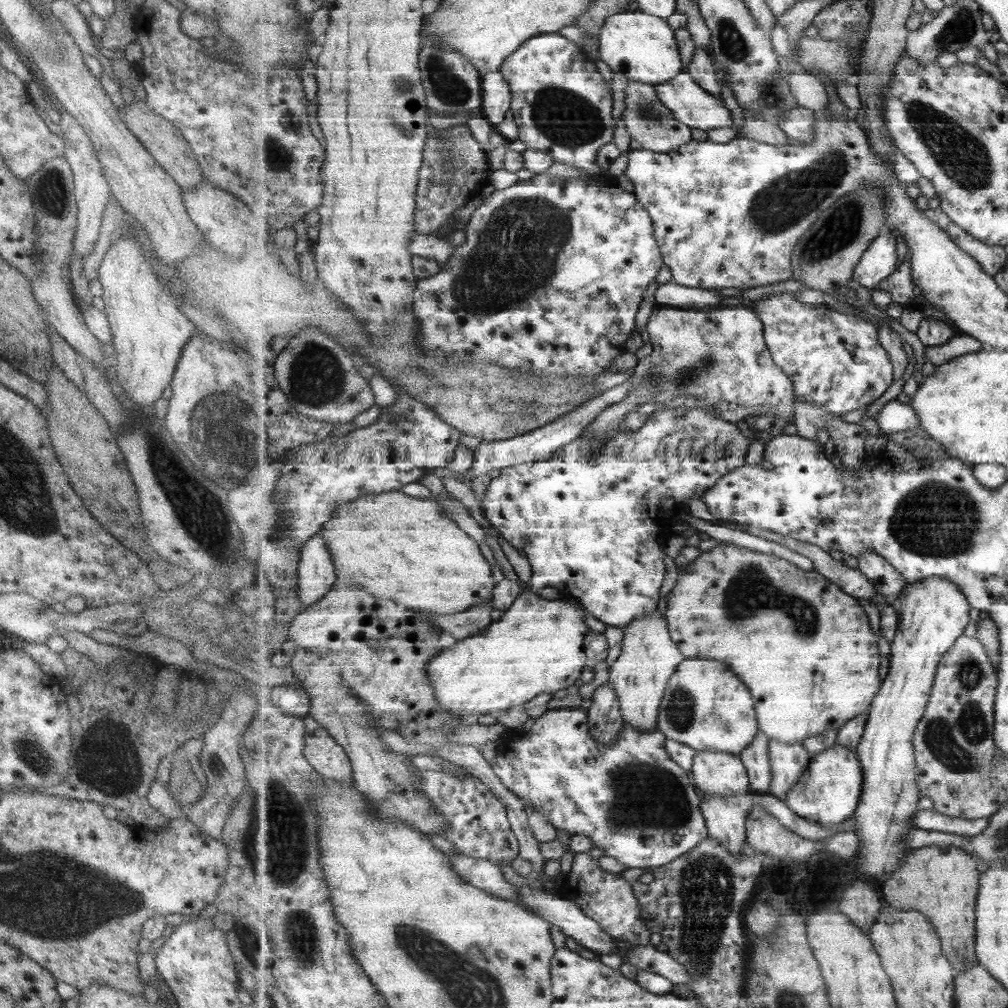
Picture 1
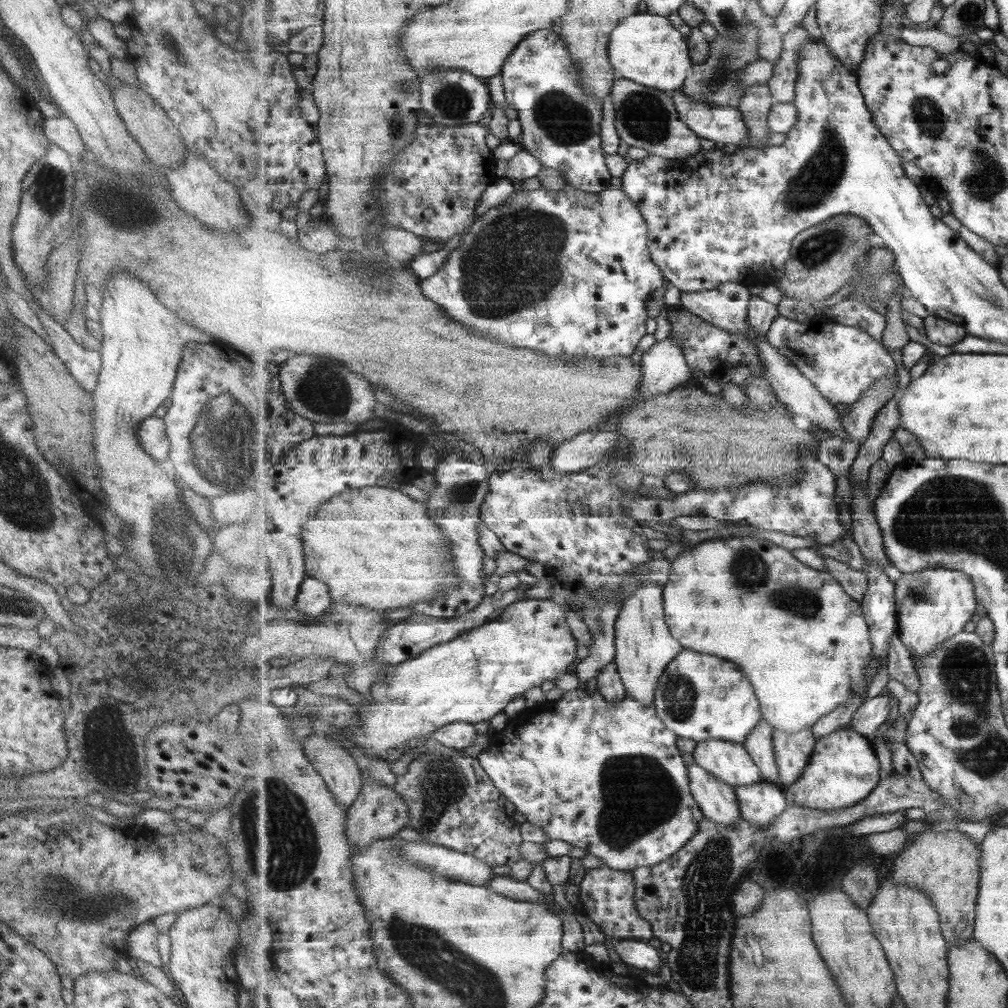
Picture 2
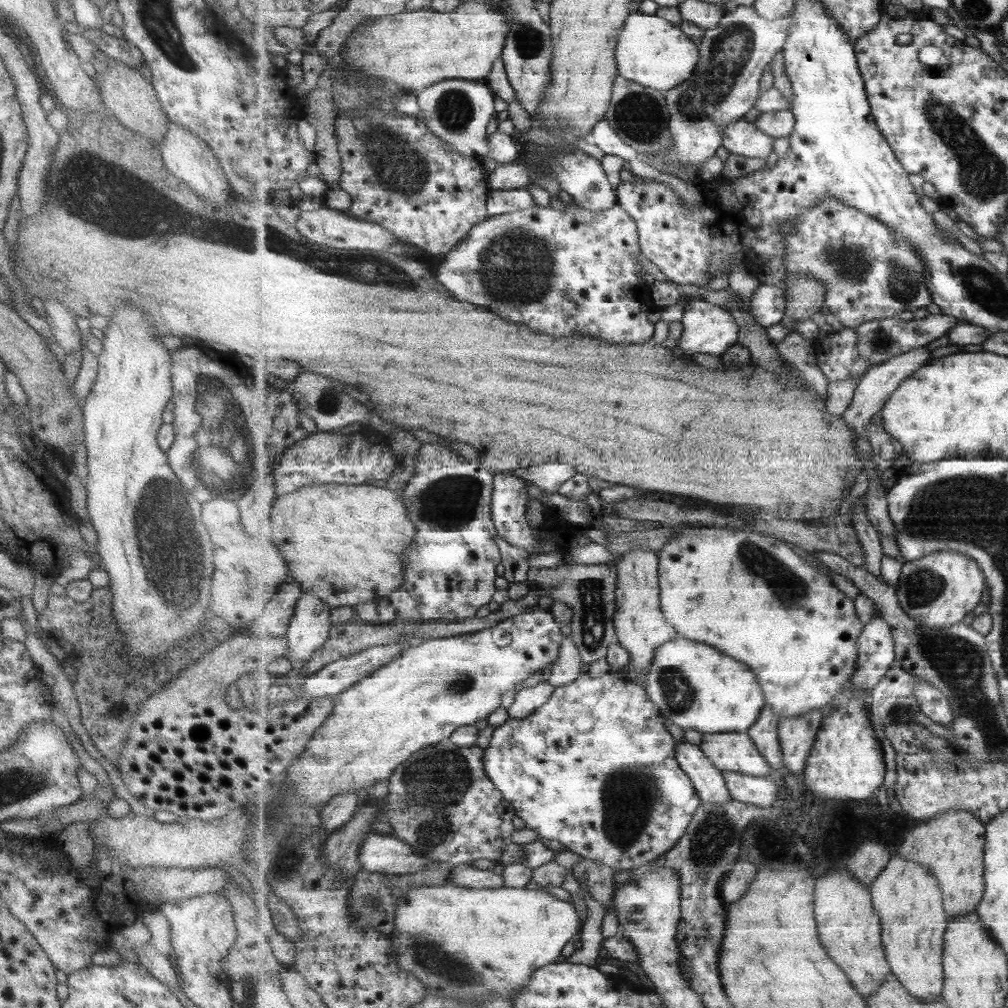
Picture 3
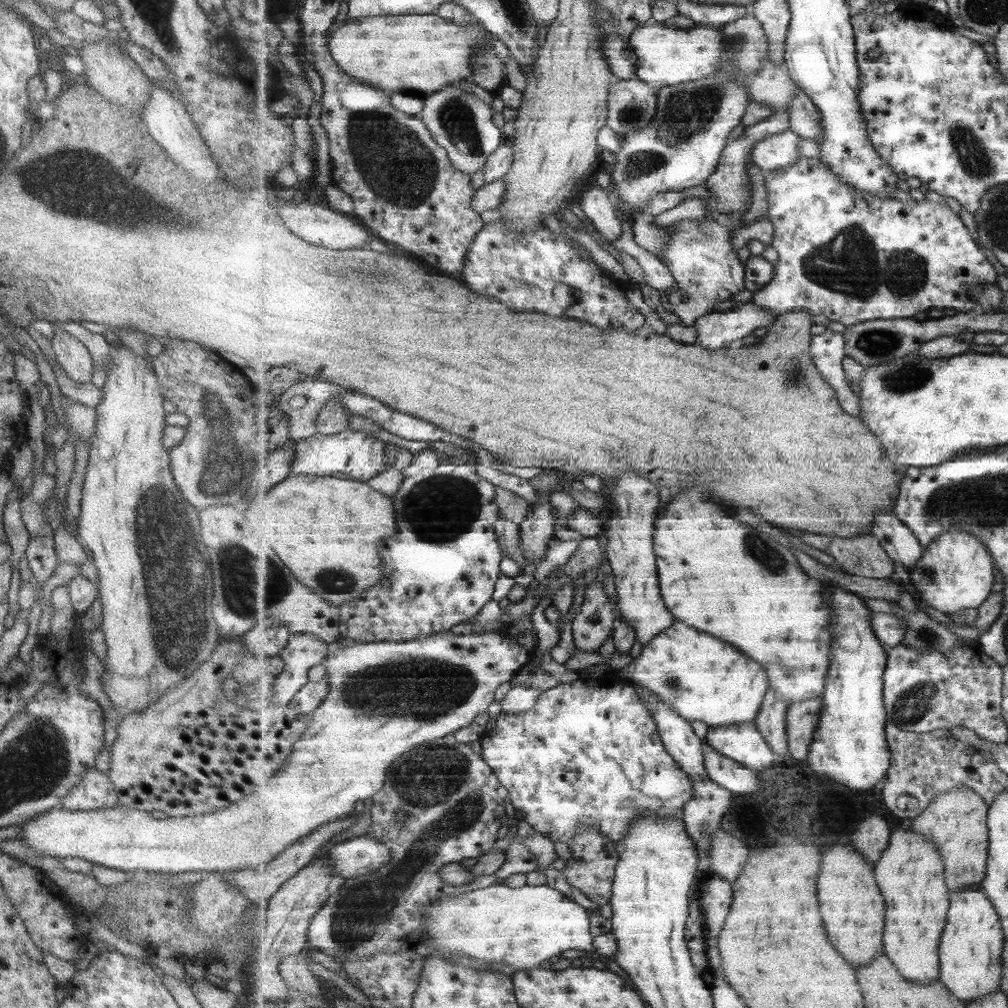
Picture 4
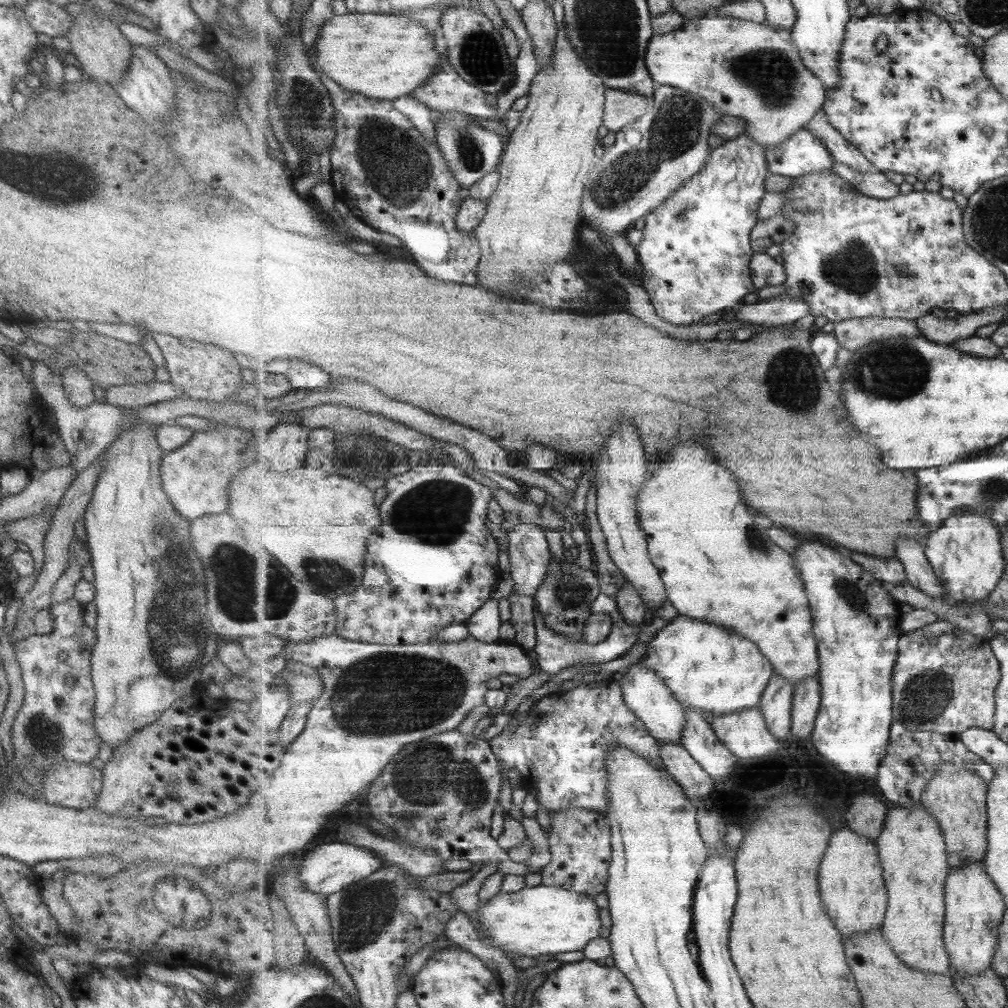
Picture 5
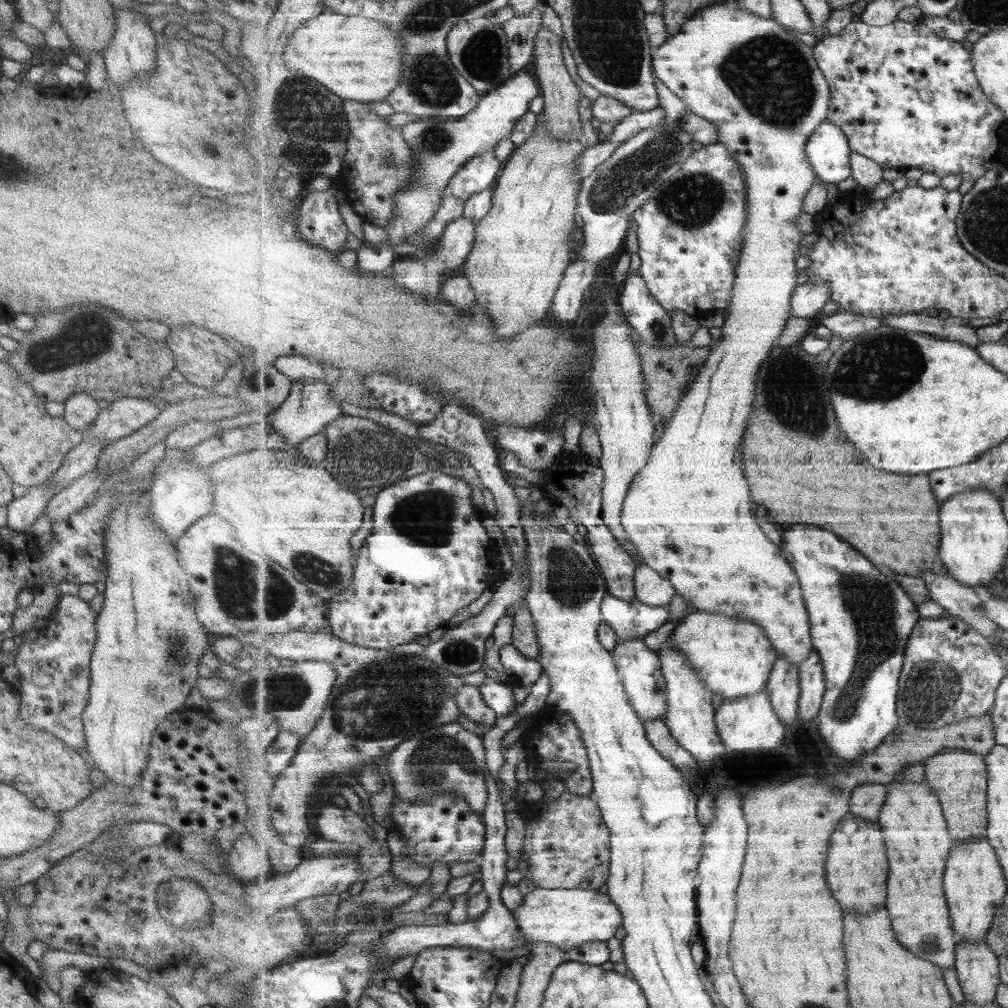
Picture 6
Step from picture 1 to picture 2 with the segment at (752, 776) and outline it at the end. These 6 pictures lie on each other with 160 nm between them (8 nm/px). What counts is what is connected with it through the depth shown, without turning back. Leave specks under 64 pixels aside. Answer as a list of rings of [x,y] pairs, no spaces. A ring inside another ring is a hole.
[[[763,718],[744,745],[757,768],[761,769],[762,780],[777,784],[780,772],[774,751],[774,732],[773,726]]]

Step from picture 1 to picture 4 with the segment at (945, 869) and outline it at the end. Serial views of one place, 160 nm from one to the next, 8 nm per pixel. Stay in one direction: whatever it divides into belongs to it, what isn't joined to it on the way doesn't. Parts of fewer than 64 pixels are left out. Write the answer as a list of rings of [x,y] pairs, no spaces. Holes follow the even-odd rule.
[[[960,786],[936,796],[929,808],[913,820],[913,830],[926,836],[941,853],[947,866],[945,874],[951,892],[968,890],[973,886],[982,887],[985,882],[990,847],[989,809],[990,806],[974,790]]]

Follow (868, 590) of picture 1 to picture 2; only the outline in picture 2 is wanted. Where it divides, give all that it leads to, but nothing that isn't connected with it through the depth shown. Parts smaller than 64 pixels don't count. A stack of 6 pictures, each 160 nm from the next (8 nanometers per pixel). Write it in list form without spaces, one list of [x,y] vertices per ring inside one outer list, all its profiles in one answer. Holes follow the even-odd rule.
[[[822,556],[822,558],[828,574],[839,581],[839,584],[843,586],[845,592],[849,593],[849,596],[862,602],[869,590],[869,578],[864,571],[854,570],[851,566],[829,558],[829,556]]]

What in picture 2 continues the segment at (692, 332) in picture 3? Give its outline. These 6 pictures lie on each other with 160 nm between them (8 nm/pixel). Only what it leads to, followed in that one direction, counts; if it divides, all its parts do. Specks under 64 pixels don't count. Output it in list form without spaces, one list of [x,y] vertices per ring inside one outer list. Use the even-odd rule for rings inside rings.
[[[671,337],[670,340],[655,343],[643,354],[641,365],[644,375],[639,385],[641,396],[649,398],[667,394],[685,386],[687,380],[693,378],[684,351]]]

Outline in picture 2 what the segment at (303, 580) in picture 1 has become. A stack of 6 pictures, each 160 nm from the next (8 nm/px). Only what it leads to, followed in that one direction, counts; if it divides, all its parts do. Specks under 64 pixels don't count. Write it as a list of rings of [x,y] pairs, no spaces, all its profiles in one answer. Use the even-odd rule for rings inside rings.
[[[307,577],[301,584],[294,617],[300,621],[311,621],[327,614],[333,603],[331,596],[330,588],[325,582]]]

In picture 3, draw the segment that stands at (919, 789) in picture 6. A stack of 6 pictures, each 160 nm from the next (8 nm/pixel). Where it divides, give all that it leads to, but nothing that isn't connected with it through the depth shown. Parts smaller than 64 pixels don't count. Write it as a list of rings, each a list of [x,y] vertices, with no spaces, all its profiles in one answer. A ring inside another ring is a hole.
[[[894,856],[870,891],[873,906],[881,916],[882,926],[885,926],[882,940],[893,974],[899,976],[901,984],[905,984],[911,996],[917,996],[929,1004],[935,1002],[944,991],[946,981],[943,950],[949,924],[947,914],[943,912],[943,891],[939,881],[926,866]]]

